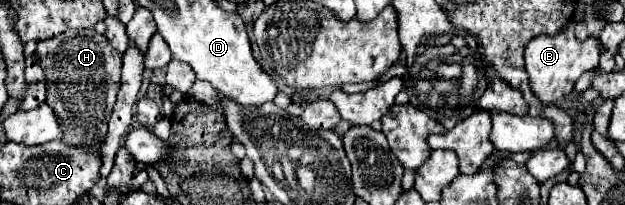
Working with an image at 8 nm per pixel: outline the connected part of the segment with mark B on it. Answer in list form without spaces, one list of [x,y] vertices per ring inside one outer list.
[[[570,21],[566,29],[558,31],[556,35],[538,35],[526,45],[526,73],[530,79],[530,89],[532,93],[544,103],[544,105],[554,105],[560,97],[570,95],[576,79],[592,71],[598,65],[600,57],[600,41],[594,37],[580,41],[574,35],[574,23]]]

